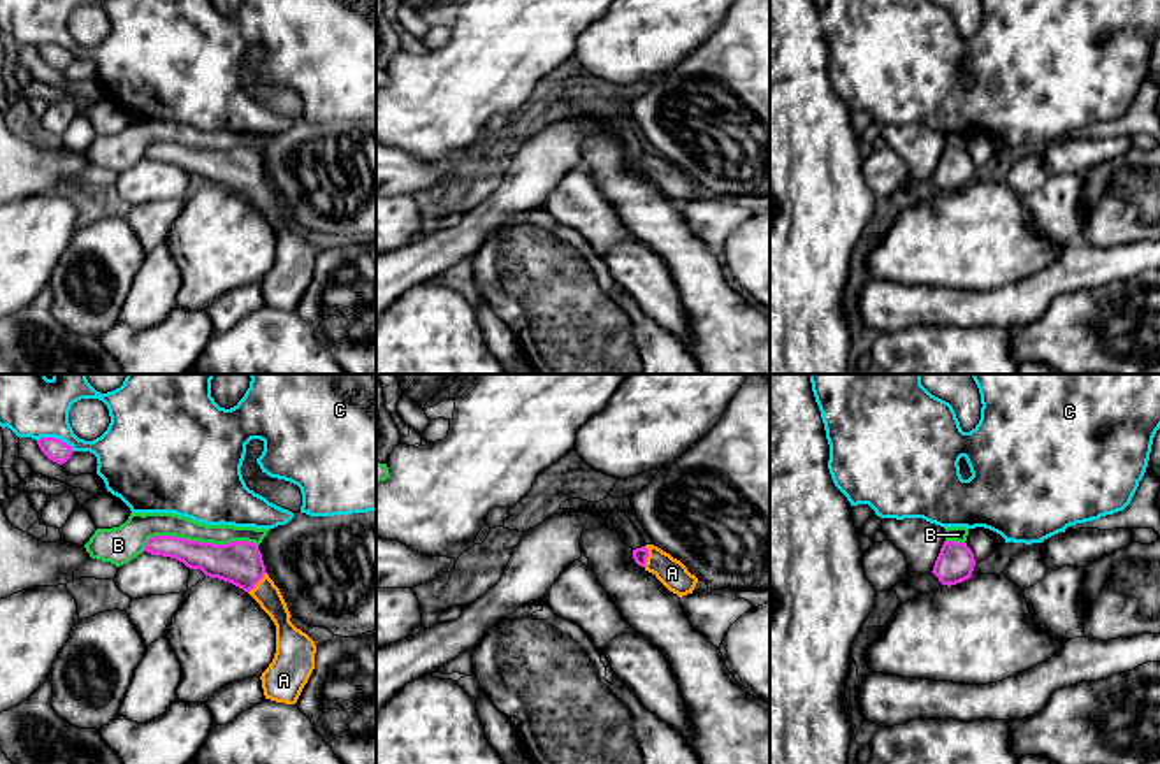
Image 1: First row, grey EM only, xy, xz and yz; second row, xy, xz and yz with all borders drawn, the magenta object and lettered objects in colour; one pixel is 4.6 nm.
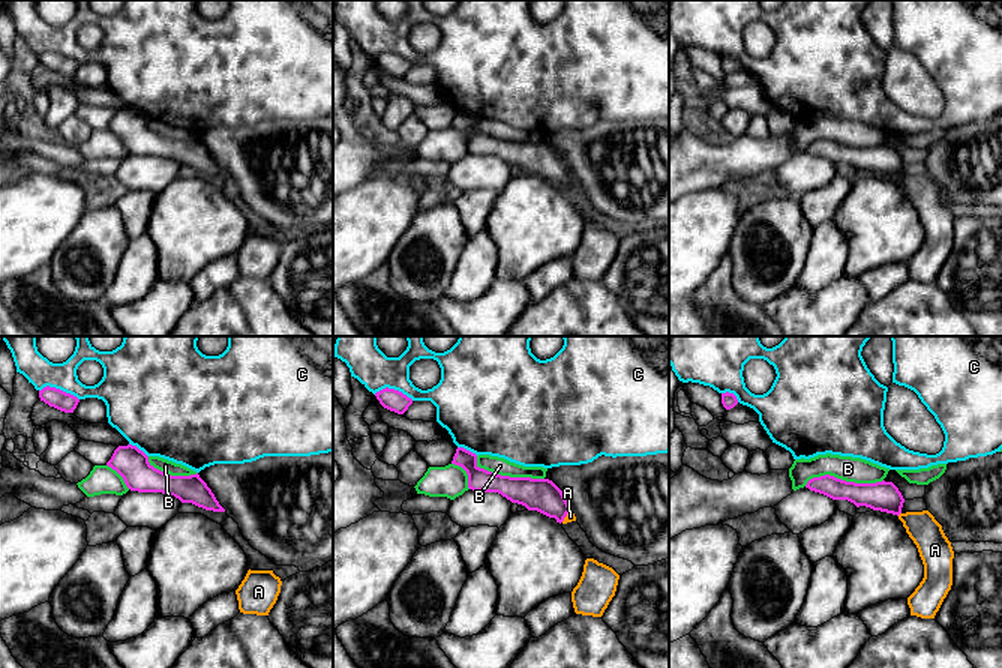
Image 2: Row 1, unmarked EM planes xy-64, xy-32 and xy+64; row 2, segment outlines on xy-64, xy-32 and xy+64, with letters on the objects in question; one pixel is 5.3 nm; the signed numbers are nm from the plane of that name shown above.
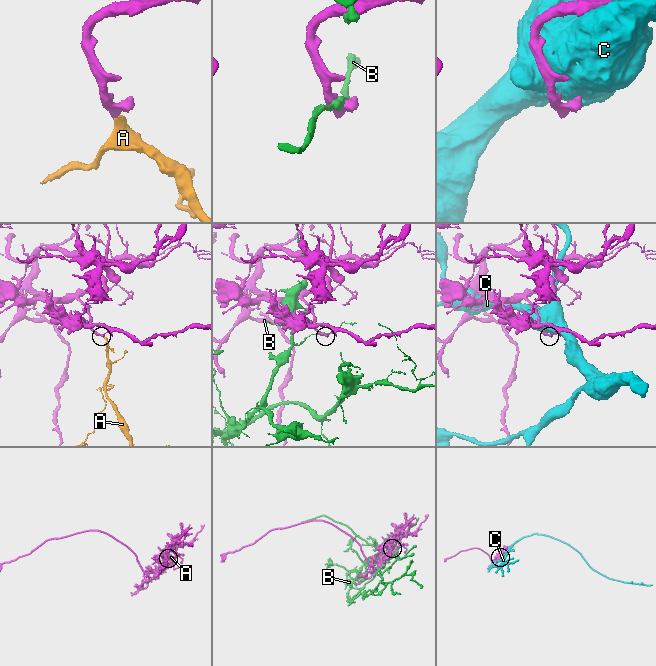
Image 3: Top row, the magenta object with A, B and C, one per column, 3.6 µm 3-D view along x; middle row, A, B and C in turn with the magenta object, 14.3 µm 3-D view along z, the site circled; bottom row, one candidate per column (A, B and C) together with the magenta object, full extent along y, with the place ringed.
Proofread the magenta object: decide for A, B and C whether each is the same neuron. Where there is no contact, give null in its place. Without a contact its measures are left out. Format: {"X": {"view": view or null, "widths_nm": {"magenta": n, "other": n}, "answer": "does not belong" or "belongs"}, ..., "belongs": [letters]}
{"A": {"view": "xz", "widths_nm": {"magenta": 70, "other": 140}, "answer": "belongs"}, "B": {"view": "xy", "widths_nm": {"magenta": 200, "other": 120}, "answer": "does not belong"}, "C": {"view": "xy", "widths_nm": {"magenta": 100, "other": 200}, "answer": "does not belong"}, "belongs": ["A"]}

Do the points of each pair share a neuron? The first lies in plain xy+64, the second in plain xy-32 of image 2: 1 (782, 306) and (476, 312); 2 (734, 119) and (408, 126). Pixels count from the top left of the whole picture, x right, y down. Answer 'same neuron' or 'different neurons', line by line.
1: same neuron
2: different neurons

